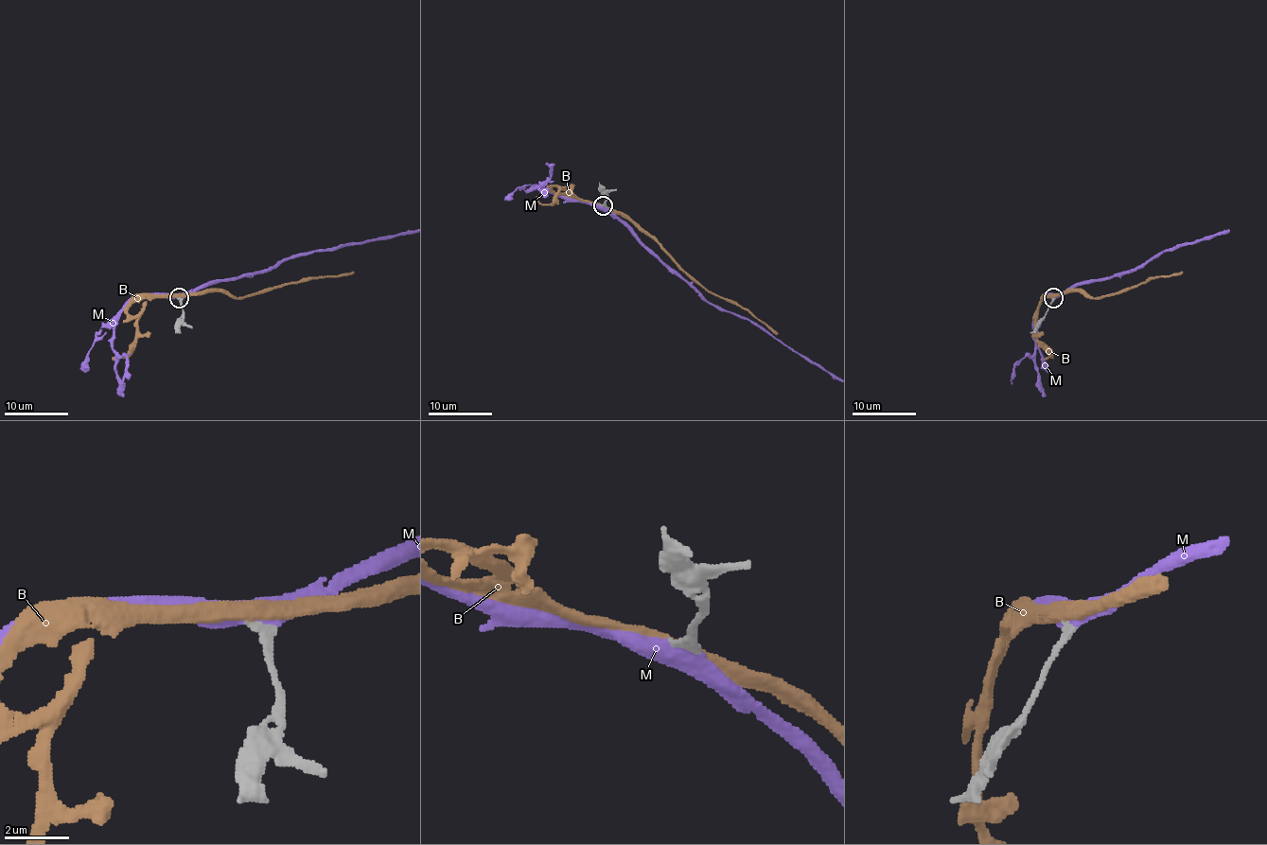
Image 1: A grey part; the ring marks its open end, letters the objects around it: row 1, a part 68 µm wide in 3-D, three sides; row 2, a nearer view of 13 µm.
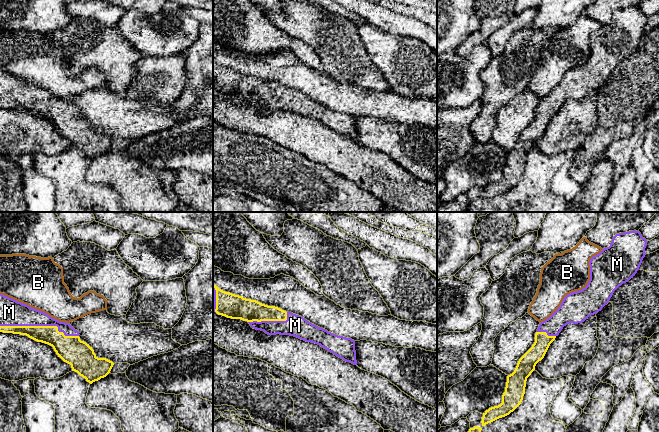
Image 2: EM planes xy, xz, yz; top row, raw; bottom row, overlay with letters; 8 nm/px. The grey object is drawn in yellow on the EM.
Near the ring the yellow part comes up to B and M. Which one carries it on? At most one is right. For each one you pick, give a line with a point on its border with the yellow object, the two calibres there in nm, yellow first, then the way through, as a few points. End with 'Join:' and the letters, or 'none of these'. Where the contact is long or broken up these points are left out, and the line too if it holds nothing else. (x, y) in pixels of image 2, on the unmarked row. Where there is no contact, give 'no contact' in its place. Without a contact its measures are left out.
M: contact xy (40, 102); calibres 170 and 200 nm
Join: M

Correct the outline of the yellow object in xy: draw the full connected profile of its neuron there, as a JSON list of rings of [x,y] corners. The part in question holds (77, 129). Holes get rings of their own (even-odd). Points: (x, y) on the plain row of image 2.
[[[0,70],[0,108],[26,111],[37,118],[52,122],[58,133],[70,140],[72,147],[77,148],[90,160],[106,153],[114,141],[106,134],[98,134],[92,123],[80,116],[79,107],[69,99],[60,98],[47,89],[2,70]]]

